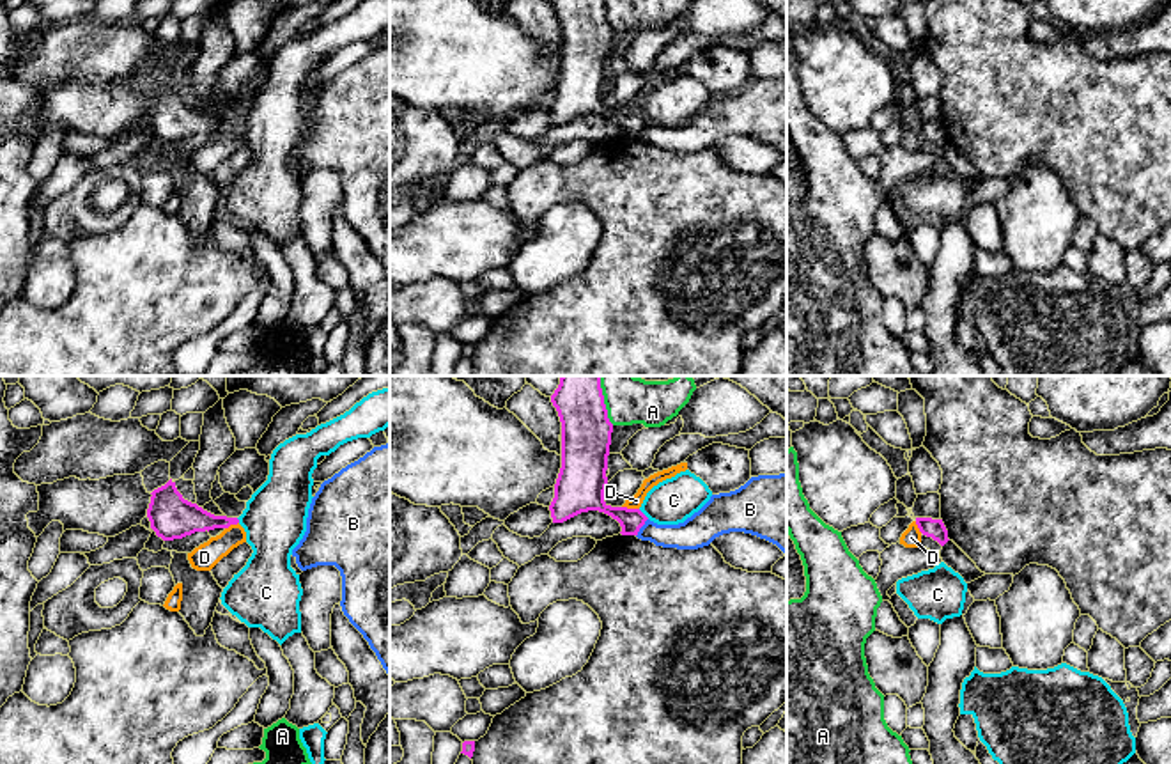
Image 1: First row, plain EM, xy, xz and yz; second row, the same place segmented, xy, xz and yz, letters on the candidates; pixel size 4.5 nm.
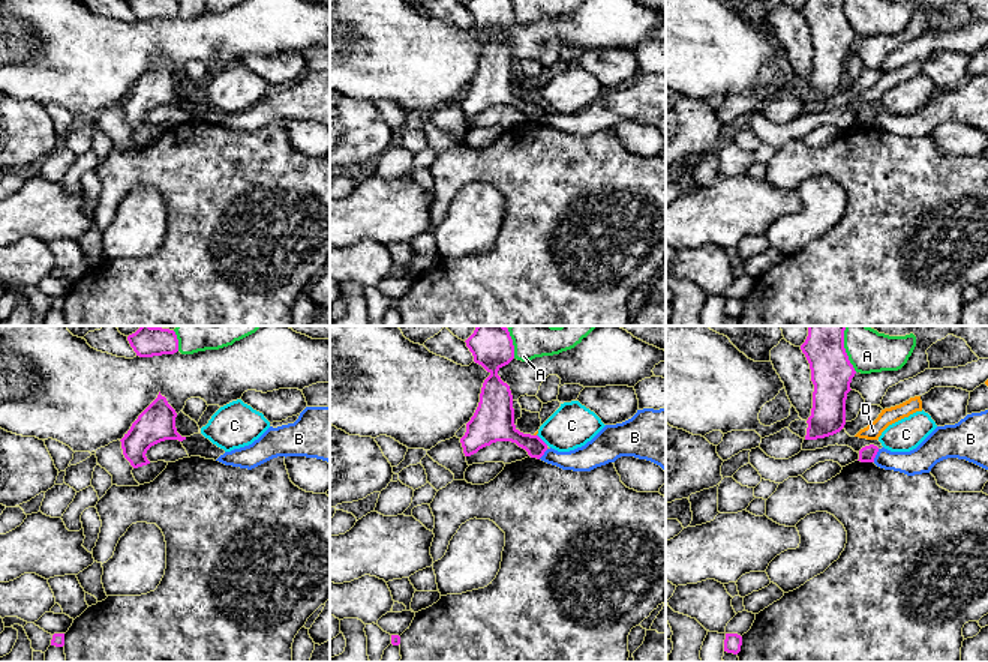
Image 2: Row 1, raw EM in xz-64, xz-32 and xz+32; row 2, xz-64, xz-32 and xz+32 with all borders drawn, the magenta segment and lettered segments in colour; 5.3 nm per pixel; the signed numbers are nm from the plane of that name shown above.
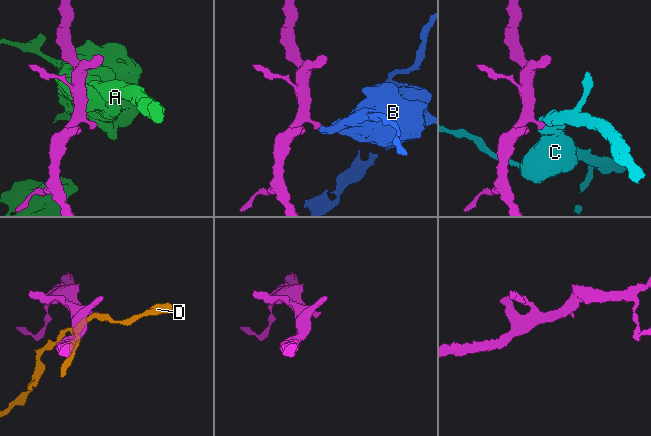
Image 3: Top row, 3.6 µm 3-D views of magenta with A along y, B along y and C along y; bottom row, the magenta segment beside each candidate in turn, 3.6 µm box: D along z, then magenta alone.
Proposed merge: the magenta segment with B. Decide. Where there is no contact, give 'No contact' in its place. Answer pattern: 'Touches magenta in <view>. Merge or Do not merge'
Touches magenta in xz. Do not merge

